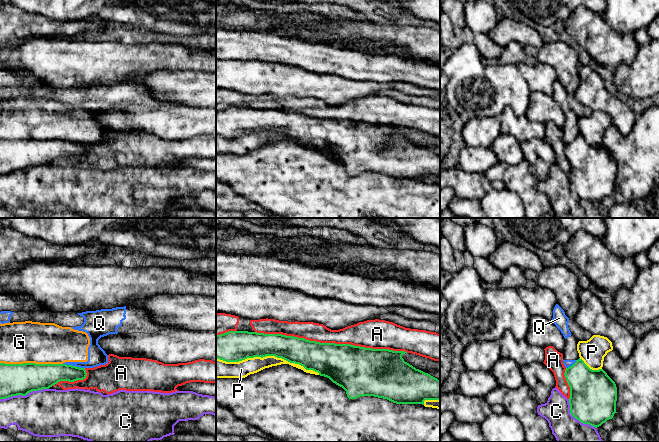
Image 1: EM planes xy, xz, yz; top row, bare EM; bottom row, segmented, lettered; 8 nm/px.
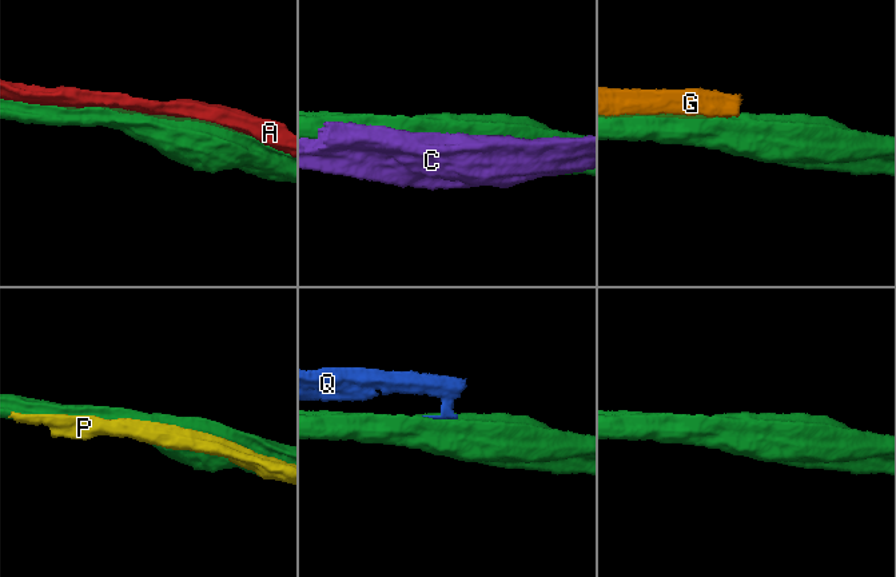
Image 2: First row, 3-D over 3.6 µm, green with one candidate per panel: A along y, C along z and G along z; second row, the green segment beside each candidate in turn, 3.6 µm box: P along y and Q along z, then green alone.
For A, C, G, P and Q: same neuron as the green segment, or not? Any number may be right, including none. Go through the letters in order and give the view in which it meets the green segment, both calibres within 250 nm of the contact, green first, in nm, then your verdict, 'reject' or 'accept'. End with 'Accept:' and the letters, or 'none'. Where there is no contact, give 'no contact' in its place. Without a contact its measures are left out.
A: contact in xz; calibres 360 and 190 nm; reject
C: contact in xy; calibres 260 and 380 nm; reject
G: contact in xy; calibres 260 and 340 nm; reject
P: contact in xz; calibres 240 and 140 nm; reject
Q: contact in xy; calibres 190 and 140 nm; reject
Accept: none

